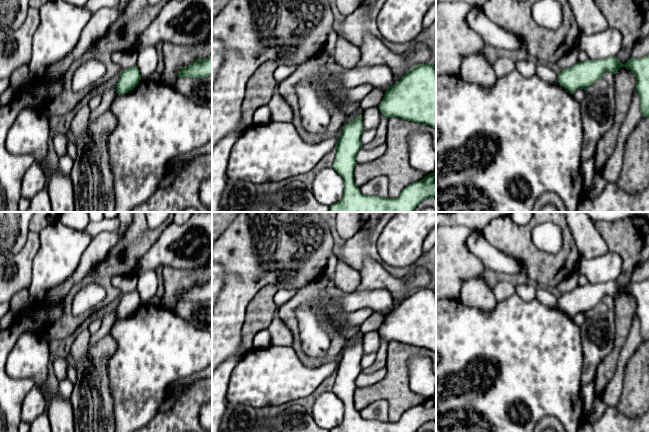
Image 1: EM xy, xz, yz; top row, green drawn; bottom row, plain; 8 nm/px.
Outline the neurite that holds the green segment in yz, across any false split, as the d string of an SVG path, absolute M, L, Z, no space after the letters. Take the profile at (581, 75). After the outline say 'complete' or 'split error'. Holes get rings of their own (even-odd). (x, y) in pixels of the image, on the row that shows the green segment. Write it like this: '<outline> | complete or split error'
M649 55L631 57L625 64L617 57L577 62L558 73L558 83L573 94L578 89L586 90L602 78L605 72L615 75L622 66L635 75L635 90L639 96L641 112L644 118L649 117Z | complete

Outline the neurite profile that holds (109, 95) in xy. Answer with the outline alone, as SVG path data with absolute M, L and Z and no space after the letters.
M111 87L107 89L101 96L102 102L100 106L91 112L90 114L90 120L94 120L99 115L103 114L104 112L108 111L111 107L111 104L115 100L115 98L118 96L116 87Z

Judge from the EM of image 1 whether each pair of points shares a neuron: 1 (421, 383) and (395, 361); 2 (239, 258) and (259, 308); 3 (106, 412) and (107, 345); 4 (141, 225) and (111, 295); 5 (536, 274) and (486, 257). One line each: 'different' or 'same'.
1: different
2: different
3: same
4: same
5: different

